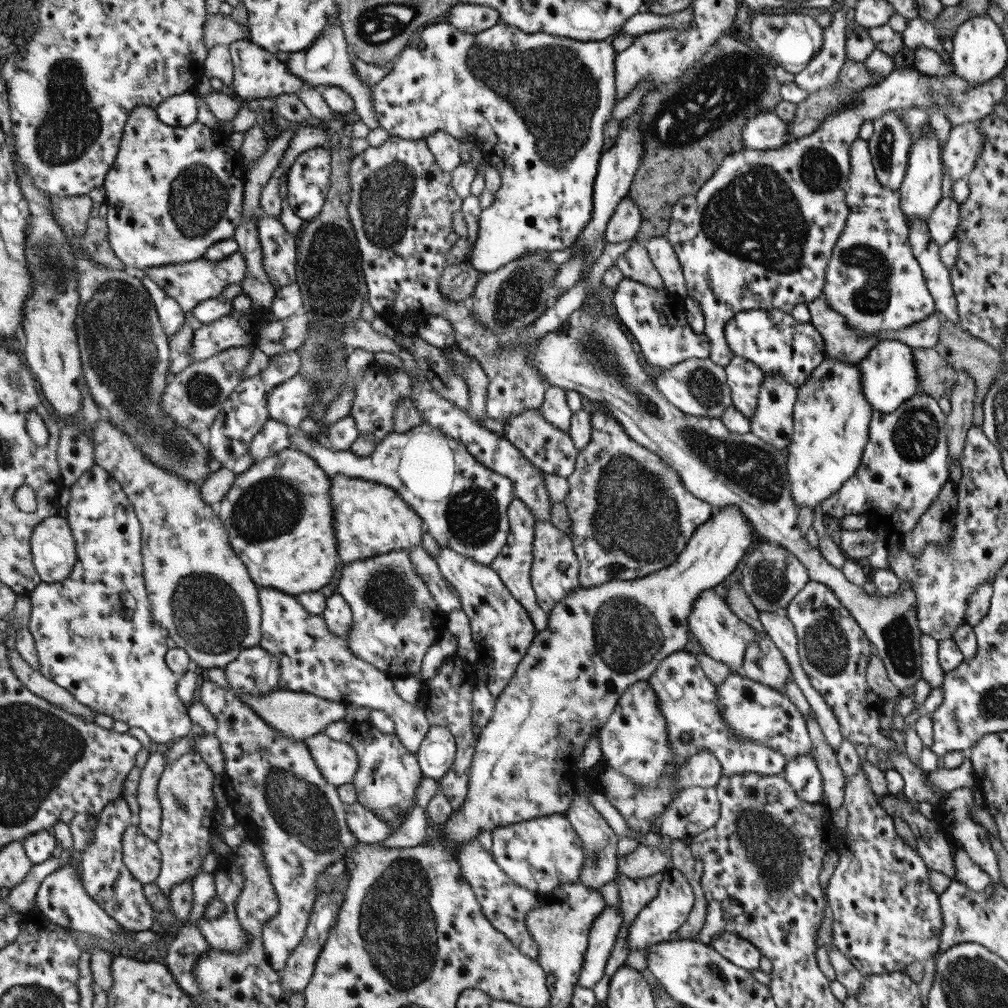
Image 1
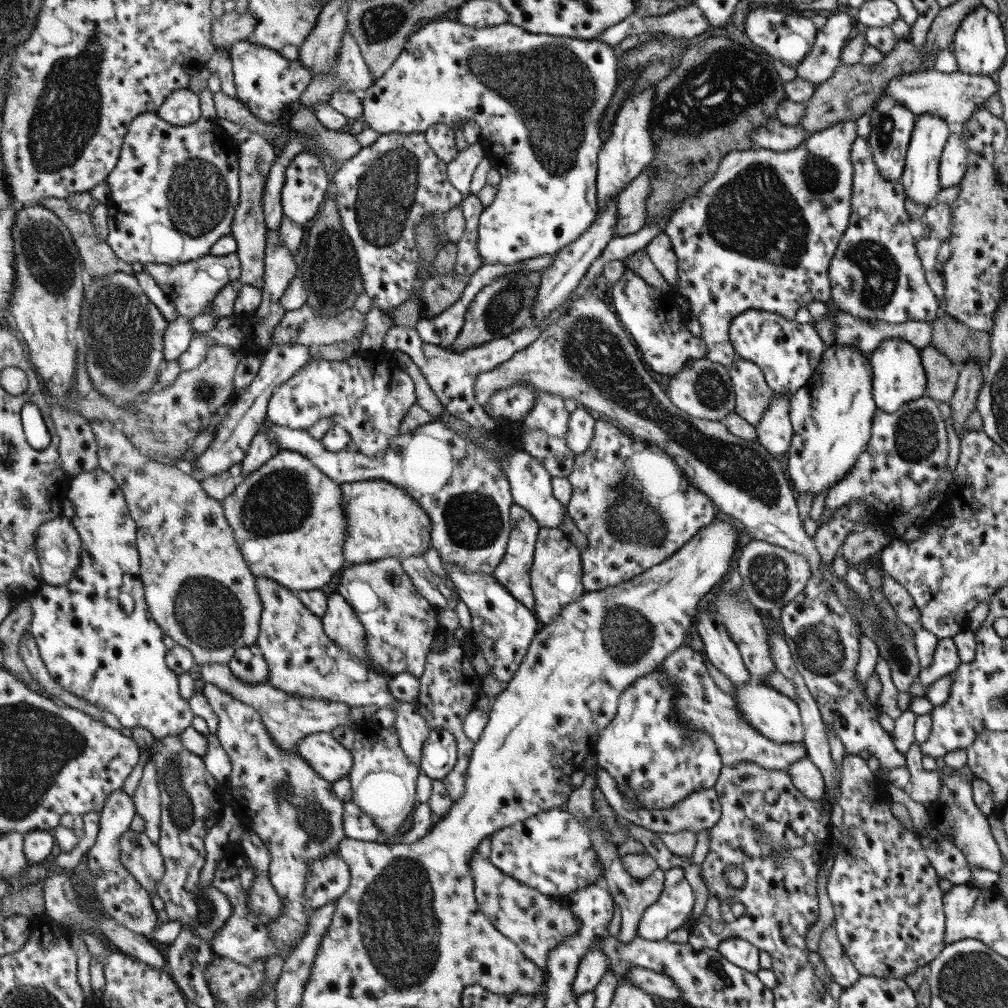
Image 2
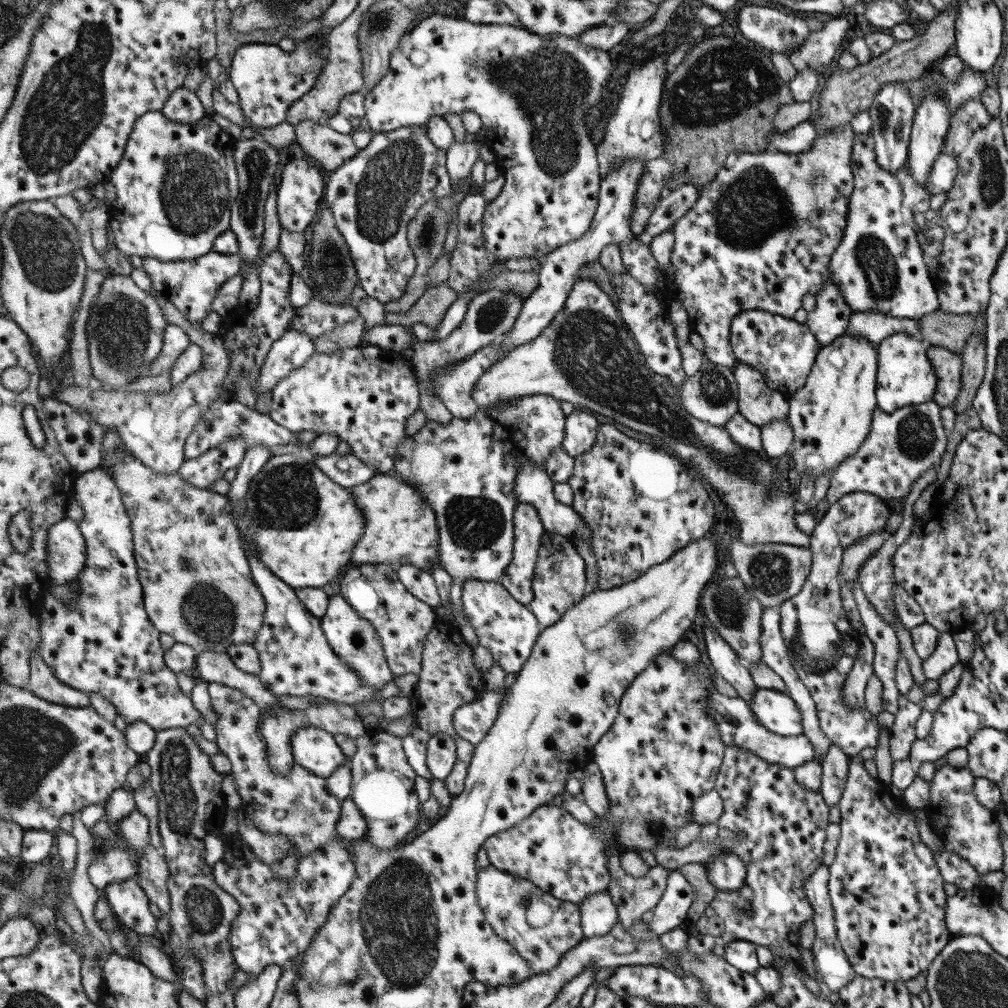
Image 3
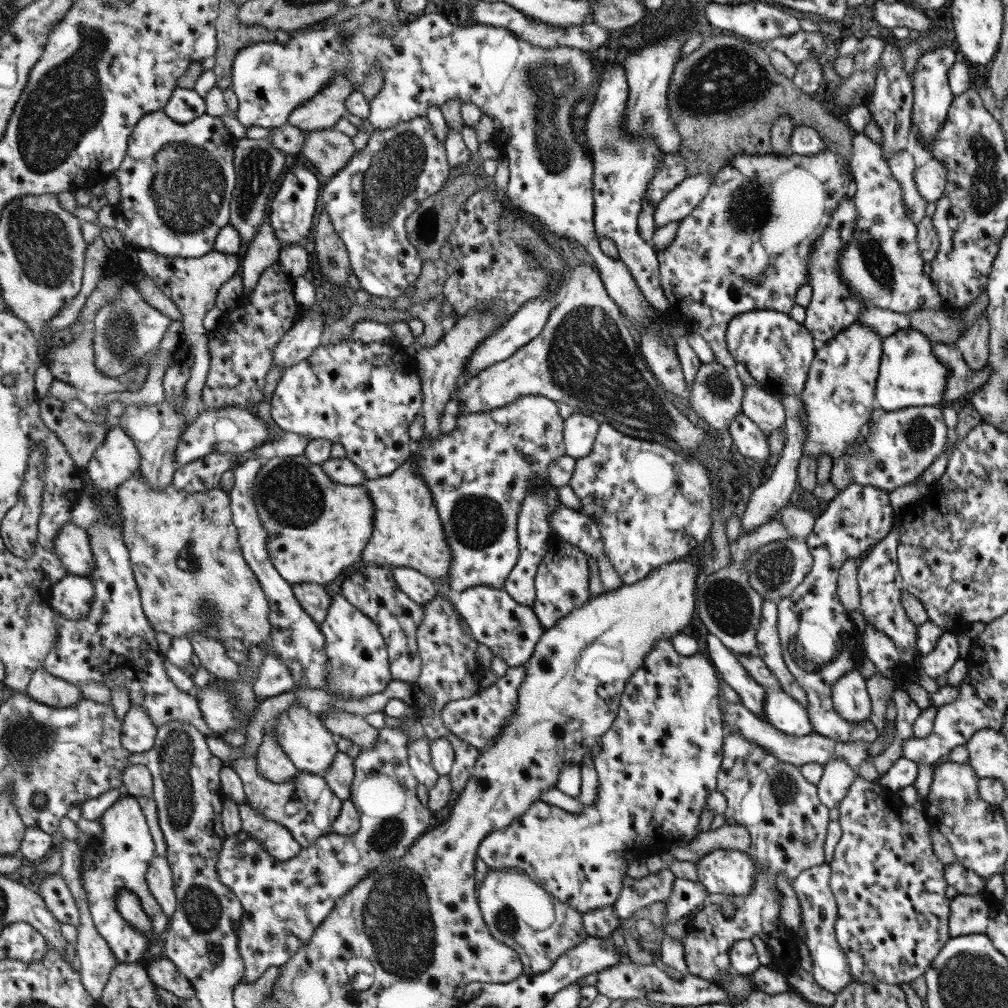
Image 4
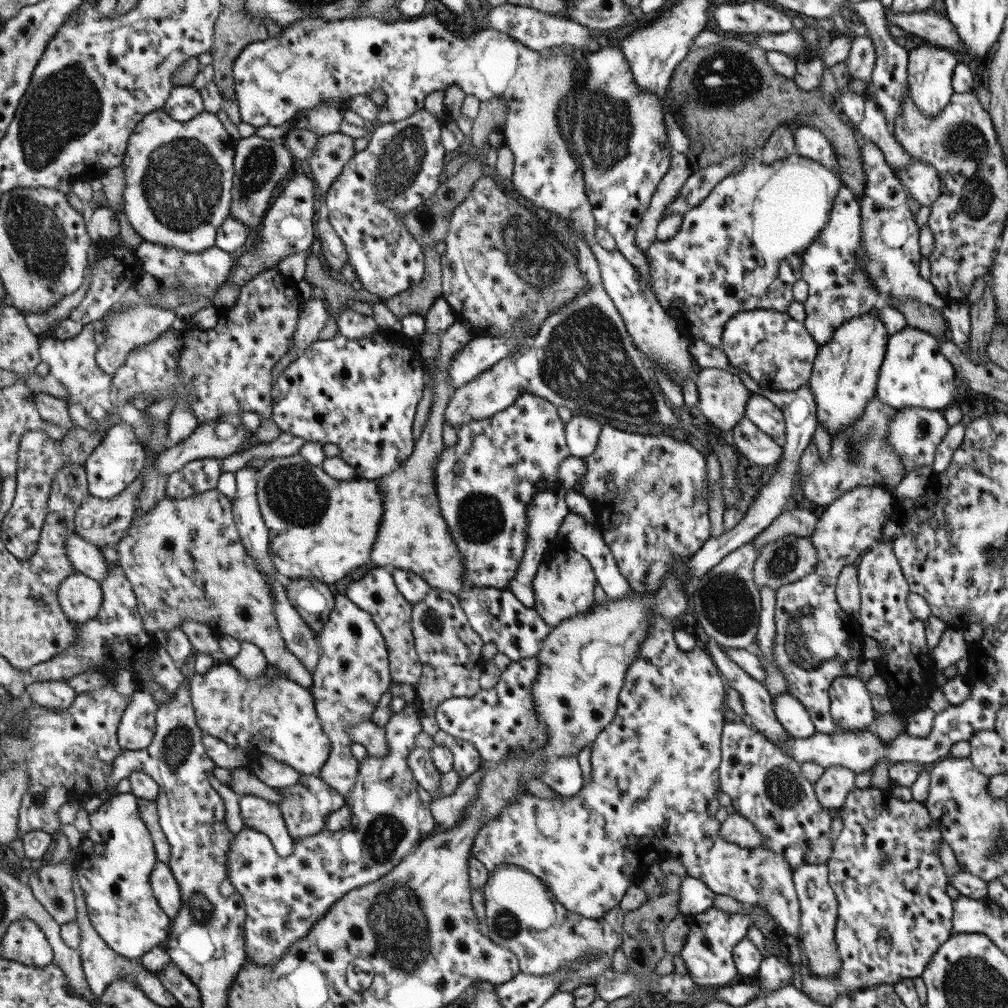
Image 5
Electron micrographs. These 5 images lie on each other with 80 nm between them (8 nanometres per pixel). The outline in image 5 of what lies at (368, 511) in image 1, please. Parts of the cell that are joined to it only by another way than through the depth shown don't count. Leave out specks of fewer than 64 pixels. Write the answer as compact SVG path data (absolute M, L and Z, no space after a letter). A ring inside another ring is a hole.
M458 321L456 324L453 324L445 333L442 334L442 342L441 342L441 356L438 360L434 360L432 364L426 365L437 365L437 367L433 368L434 375L434 392L433 392L433 403L431 404L431 411L429 415L429 419L427 424L425 425L425 430L423 431L422 437L417 440L416 447L414 450L414 454L410 456L410 459L398 470L392 472L390 475L383 476L381 479L377 479L376 481L380 484L382 488L382 493L384 494L384 503L386 504L386 514L384 514L384 519L382 520L382 526L380 526L380 531L377 536L379 540L375 543L374 550L372 550L372 562L374 562L379 567L386 567L388 569L403 569L403 570L411 570L415 574L418 574L423 580L426 580L431 586L441 588L443 590L455 593L459 596L462 594L464 589L467 589L466 586L466 558L462 555L459 546L455 544L455 540L453 540L452 532L450 531L450 526L447 524L446 518L443 516L442 508L440 506L440 500L438 495L438 486L436 485L436 468L438 468L438 462L440 456L442 456L442 452L444 451L444 426L445 426L445 415L447 411L447 406L449 406L449 402L451 402L451 398L455 395L455 391L457 390L456 386L452 385L450 382L450 364L455 353L458 353L465 345L468 345L469 342L473 342L475 340L475 333L473 333L473 327L471 327L471 323L463 323L462 321Z

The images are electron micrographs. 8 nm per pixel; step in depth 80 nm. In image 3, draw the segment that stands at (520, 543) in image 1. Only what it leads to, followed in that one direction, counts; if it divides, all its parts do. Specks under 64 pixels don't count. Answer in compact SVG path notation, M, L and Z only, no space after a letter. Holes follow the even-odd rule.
M521 502L515 505L512 522L514 554L499 583L517 602L526 606L533 598L533 569L538 555L539 539L545 528L539 518L539 512L530 504Z

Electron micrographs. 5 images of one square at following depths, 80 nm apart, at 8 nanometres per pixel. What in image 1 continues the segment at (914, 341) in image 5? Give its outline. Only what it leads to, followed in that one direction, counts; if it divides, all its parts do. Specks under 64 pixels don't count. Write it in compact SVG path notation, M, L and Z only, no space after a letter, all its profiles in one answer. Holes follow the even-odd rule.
M881 340L867 351L857 366L862 380L863 396L872 411L894 412L899 405L919 392L911 347L899 340Z

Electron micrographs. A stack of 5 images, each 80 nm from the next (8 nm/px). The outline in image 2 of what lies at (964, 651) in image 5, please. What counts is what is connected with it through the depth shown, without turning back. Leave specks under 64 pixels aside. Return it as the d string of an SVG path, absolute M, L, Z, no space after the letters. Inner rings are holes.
M952 638L938 639L932 656L932 663L928 667L920 668L917 677L924 687L946 674L953 673L959 666L960 660Z

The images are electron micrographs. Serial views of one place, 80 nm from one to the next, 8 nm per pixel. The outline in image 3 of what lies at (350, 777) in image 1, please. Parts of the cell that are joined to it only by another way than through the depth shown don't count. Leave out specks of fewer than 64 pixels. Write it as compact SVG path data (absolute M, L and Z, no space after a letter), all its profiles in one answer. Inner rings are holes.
M317 725L299 727L292 736L294 762L317 776L329 779L351 758L343 753L335 735Z

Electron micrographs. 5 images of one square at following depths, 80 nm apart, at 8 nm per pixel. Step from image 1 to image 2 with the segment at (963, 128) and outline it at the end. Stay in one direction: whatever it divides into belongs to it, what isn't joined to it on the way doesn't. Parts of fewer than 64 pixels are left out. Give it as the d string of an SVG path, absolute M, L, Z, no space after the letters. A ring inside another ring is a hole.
M957 128L951 130L938 162L938 185L941 189L956 186L961 180L968 160L963 135Z

